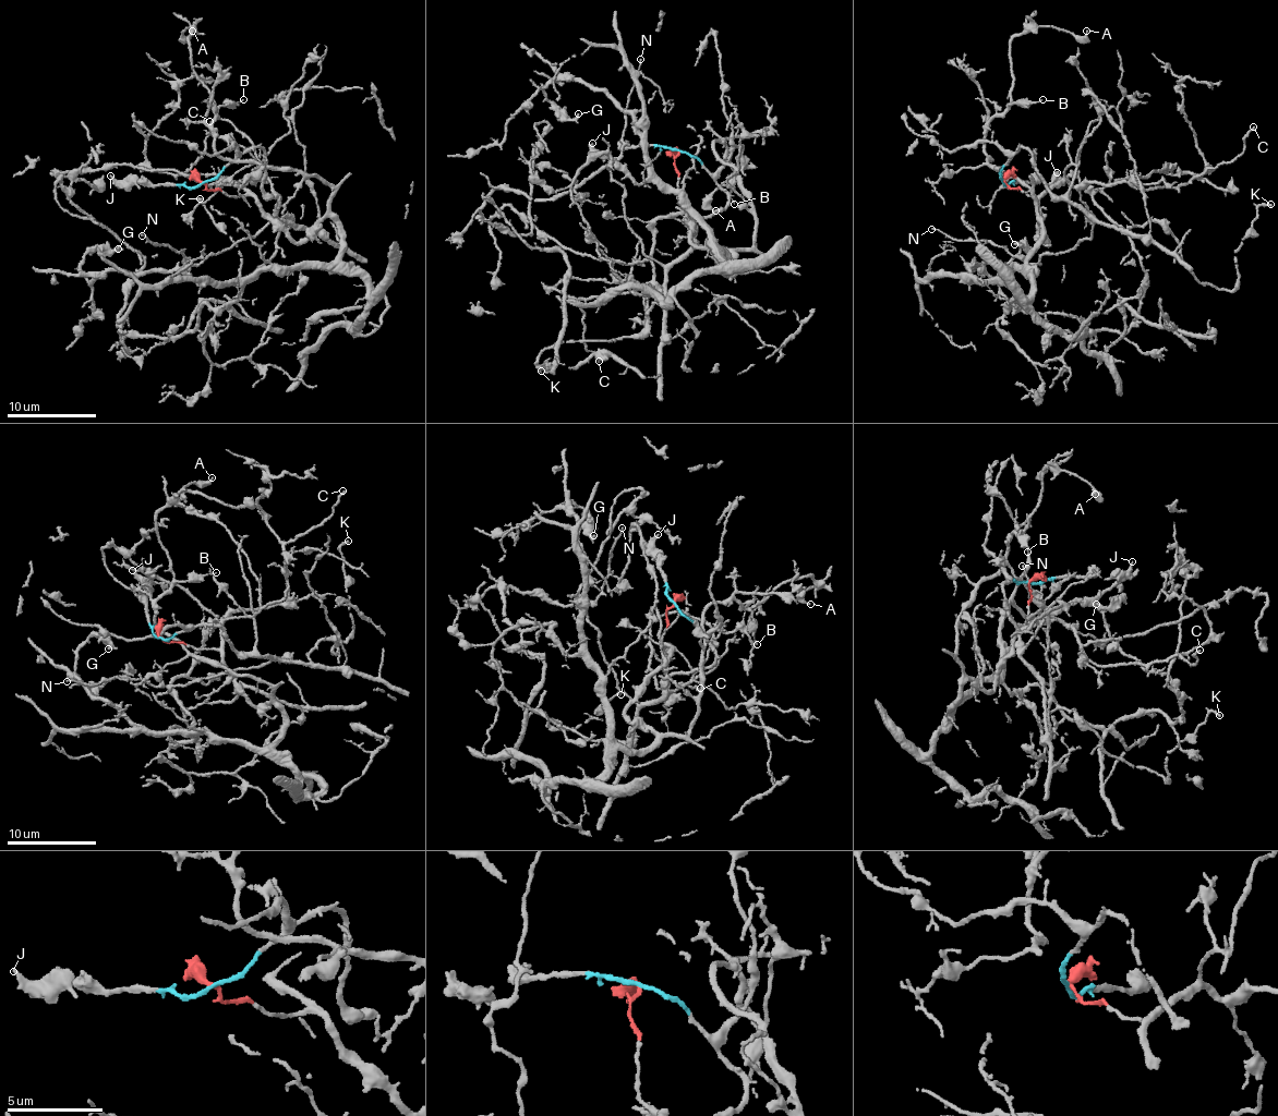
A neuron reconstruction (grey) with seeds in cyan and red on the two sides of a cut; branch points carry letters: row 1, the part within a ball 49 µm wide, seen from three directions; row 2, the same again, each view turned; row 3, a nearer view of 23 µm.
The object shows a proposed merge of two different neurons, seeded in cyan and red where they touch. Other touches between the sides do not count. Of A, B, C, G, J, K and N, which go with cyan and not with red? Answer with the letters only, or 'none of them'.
J, K, N

